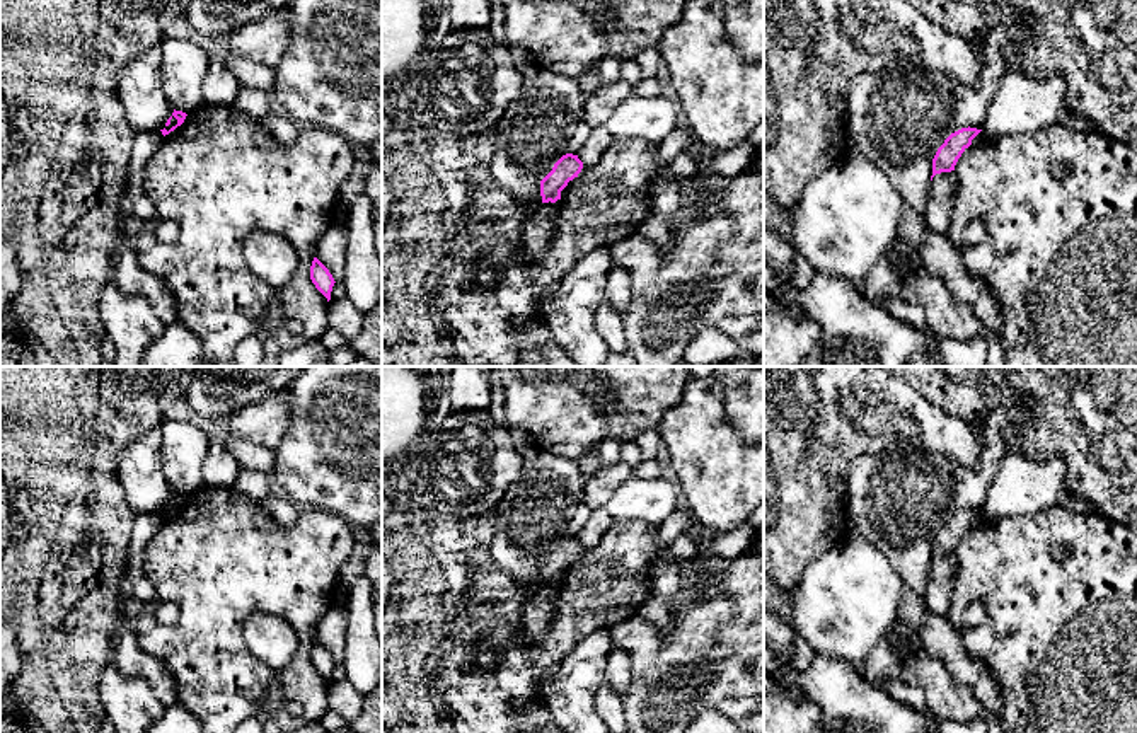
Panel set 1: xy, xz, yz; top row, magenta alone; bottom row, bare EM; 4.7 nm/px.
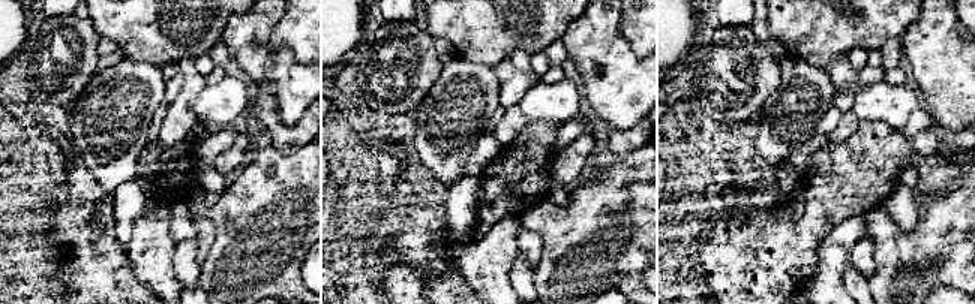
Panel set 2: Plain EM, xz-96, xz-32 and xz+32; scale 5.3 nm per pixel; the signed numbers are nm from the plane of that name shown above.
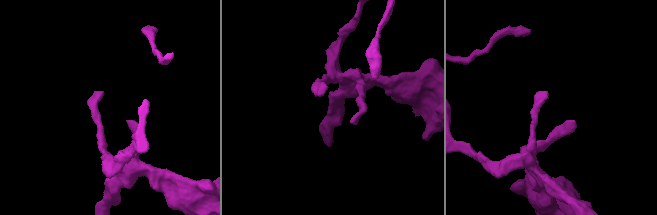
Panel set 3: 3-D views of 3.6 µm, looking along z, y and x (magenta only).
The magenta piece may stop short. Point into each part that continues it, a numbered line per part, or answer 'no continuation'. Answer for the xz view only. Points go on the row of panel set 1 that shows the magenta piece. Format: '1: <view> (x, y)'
no continuation

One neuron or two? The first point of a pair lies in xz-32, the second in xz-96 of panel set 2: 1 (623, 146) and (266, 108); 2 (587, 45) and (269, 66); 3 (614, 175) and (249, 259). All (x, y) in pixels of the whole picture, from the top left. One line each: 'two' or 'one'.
1: one
2: one
3: one

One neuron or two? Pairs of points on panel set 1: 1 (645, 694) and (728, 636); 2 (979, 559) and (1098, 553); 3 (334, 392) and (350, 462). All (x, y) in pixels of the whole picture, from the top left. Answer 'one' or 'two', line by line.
1: one
2: one
3: one

